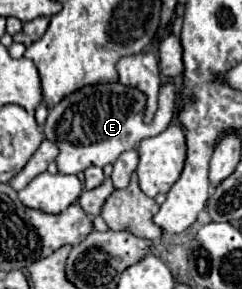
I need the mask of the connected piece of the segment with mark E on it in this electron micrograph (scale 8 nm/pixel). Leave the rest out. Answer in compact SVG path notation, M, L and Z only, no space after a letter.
M119 81L85 85L75 93L63 97L57 105L49 109L47 121L43 125L43 135L47 141L53 141L59 147L59 155L55 159L59 173L75 175L91 165L105 167L107 163L115 163L123 151L137 147L147 137L159 135L175 117L177 103L179 89L175 87L175 83L161 85L155 117L151 123L145 123L143 117L147 97L139 89L127 87Z

